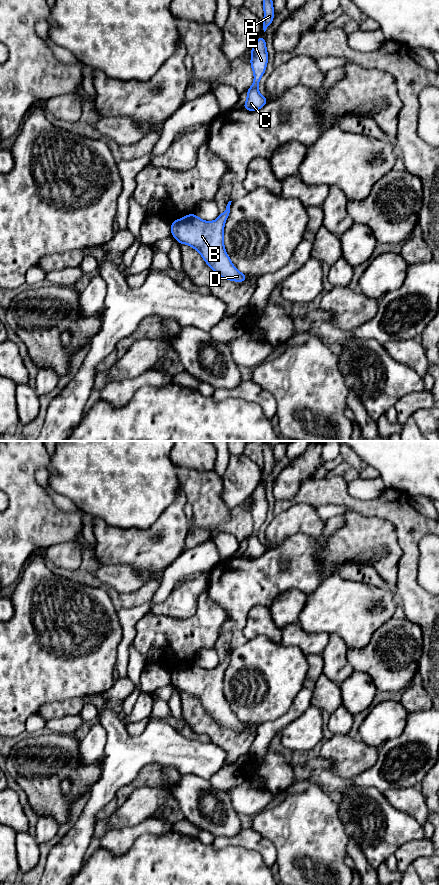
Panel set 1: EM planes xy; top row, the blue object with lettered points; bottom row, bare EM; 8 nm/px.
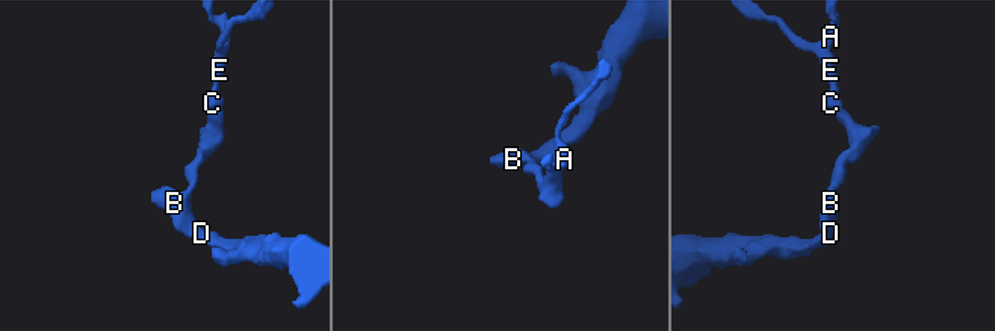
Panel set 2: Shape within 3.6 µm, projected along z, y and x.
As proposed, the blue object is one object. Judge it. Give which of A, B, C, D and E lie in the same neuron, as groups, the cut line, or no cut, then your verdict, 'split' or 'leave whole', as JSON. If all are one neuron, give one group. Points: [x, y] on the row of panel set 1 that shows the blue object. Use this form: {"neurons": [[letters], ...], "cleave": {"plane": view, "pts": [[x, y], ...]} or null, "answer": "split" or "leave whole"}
{"neurons": [["A", "B", "C", "D", "E"]], "cleave": null, "answer": "leave whole"}

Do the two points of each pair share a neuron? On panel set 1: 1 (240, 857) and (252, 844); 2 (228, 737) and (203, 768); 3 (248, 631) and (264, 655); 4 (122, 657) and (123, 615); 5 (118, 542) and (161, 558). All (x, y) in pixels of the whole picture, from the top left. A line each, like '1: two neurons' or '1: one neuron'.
1: two neurons
2: two neurons
3: two neurons
4: one neuron
5: one neuron

